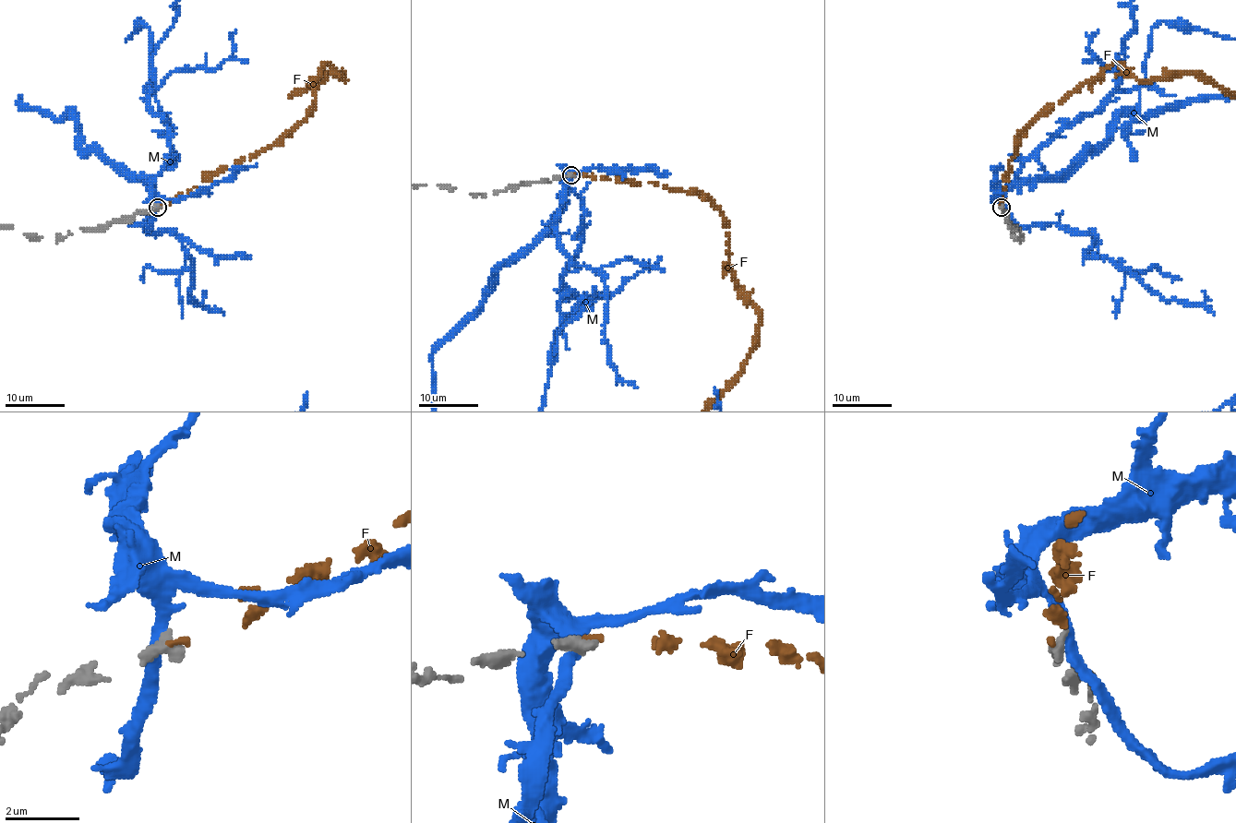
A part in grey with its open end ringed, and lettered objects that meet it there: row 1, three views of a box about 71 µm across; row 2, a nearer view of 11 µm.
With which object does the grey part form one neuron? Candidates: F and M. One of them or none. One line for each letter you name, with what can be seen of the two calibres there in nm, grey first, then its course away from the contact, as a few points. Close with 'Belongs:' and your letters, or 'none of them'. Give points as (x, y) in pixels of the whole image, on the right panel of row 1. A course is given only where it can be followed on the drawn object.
F: calibres 360 and 110 nm
Belongs: F

